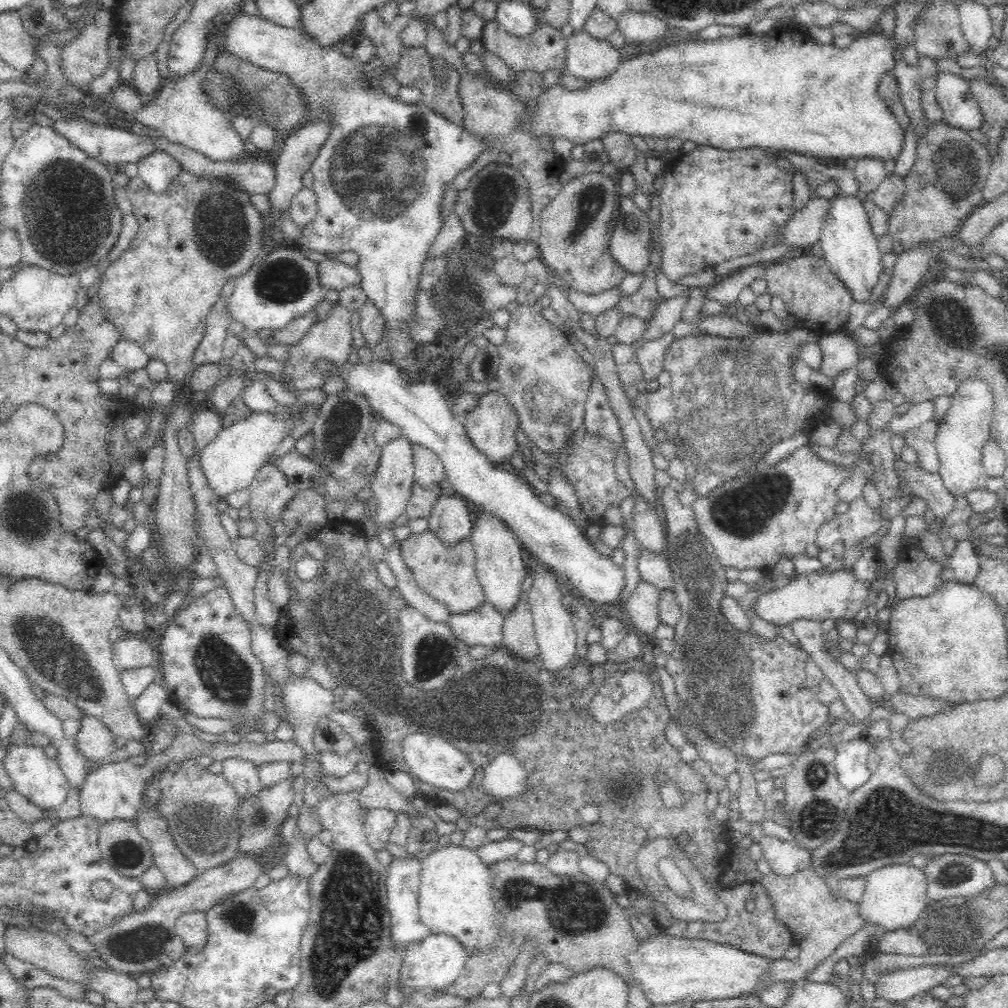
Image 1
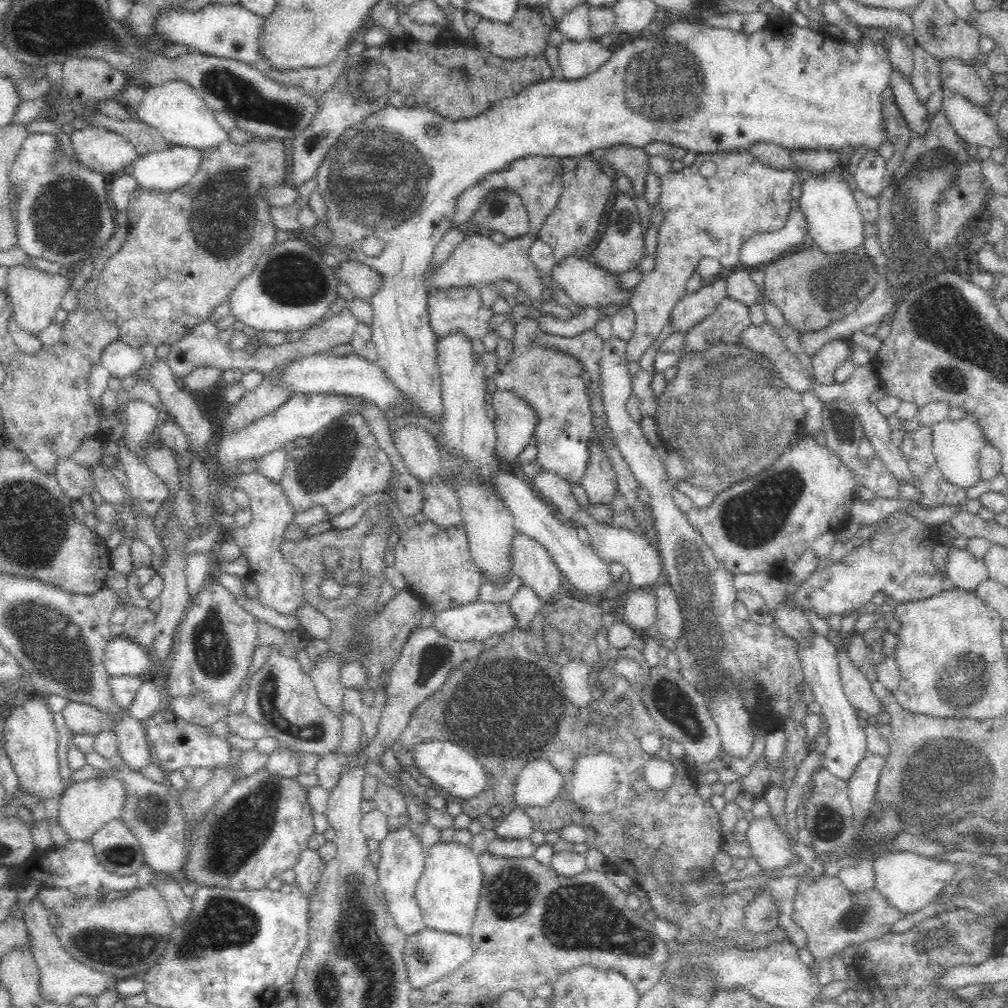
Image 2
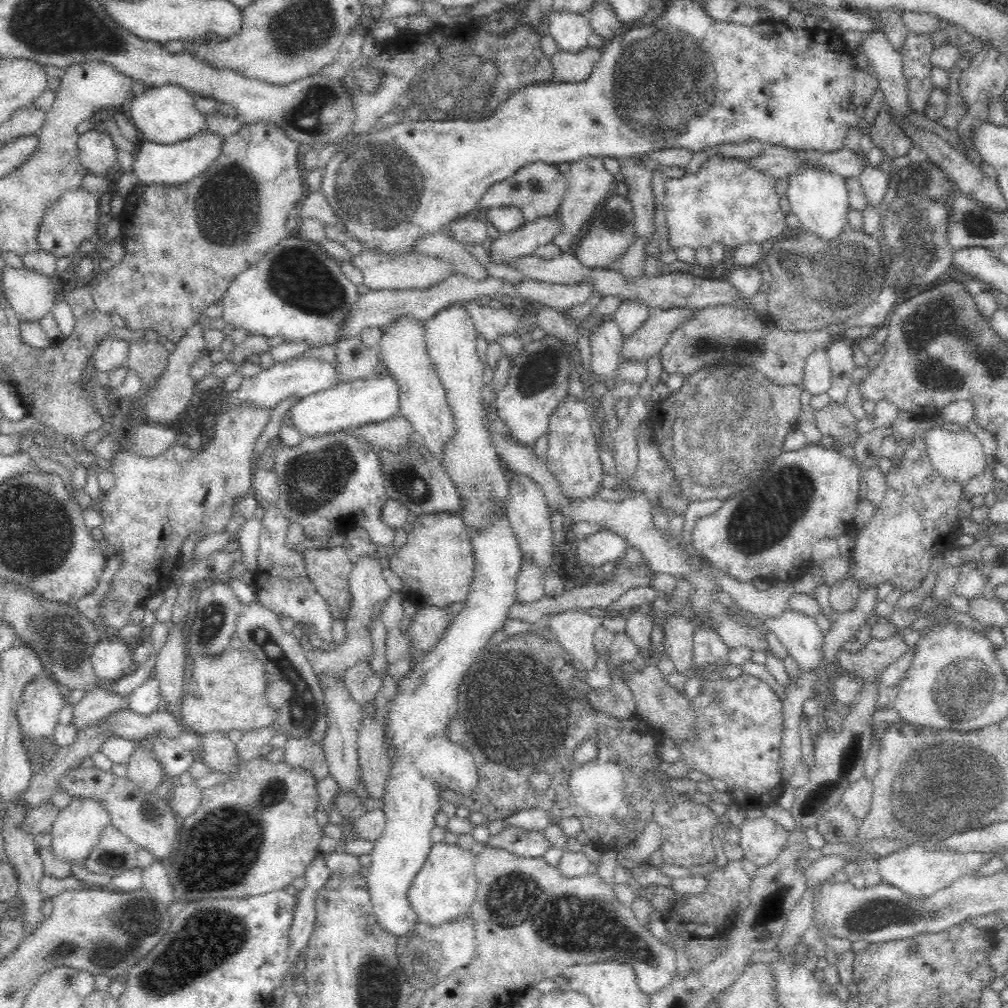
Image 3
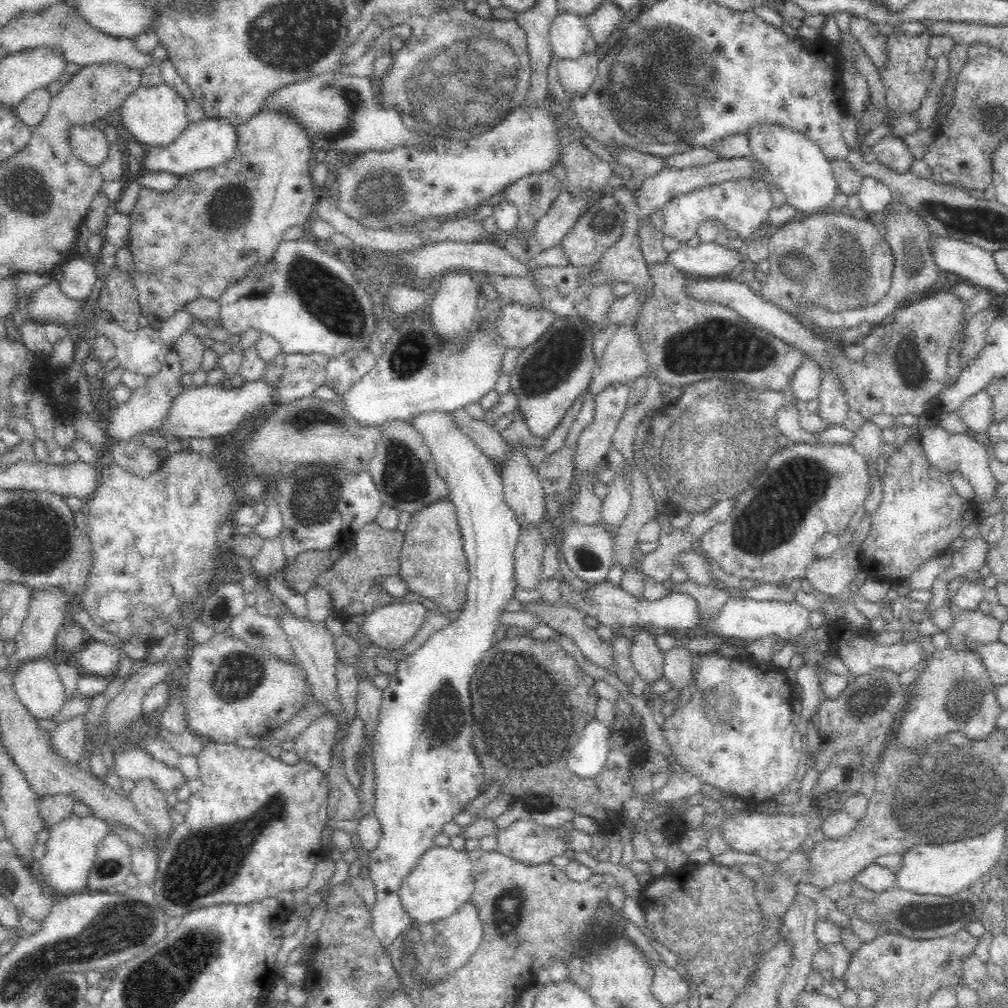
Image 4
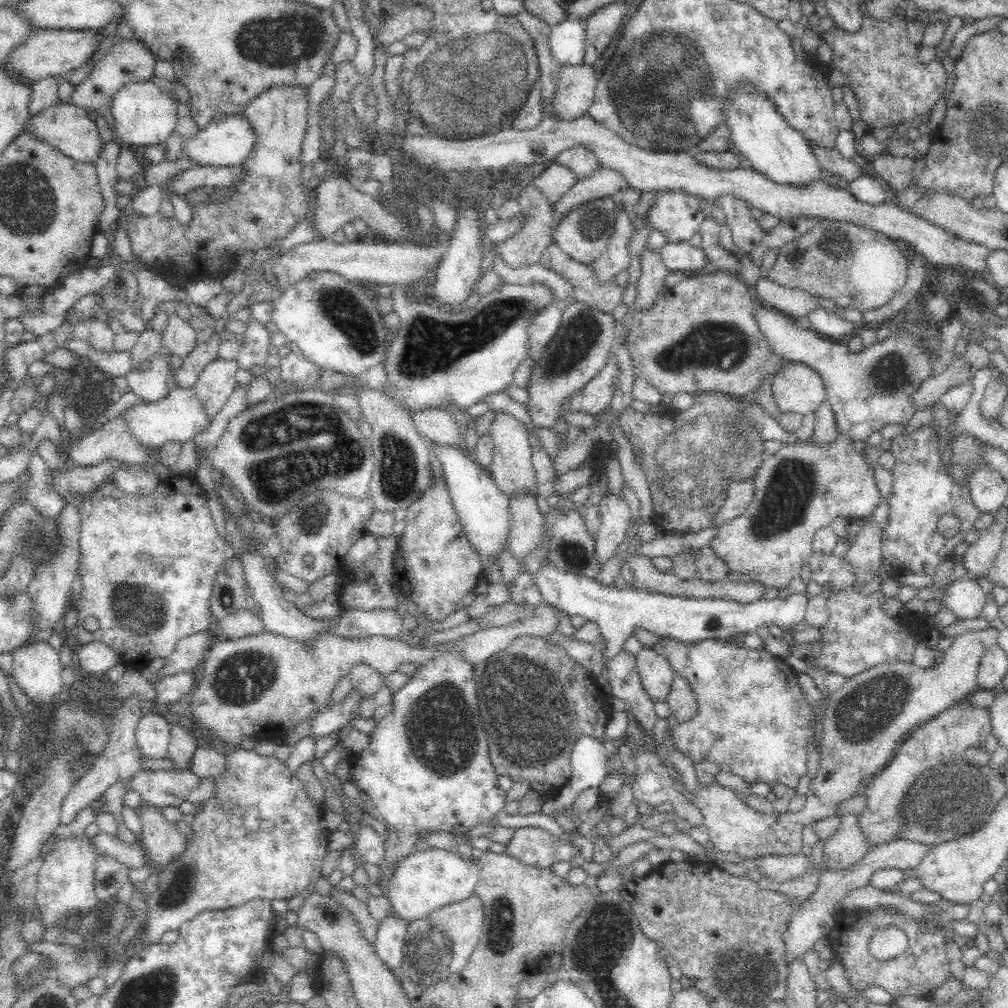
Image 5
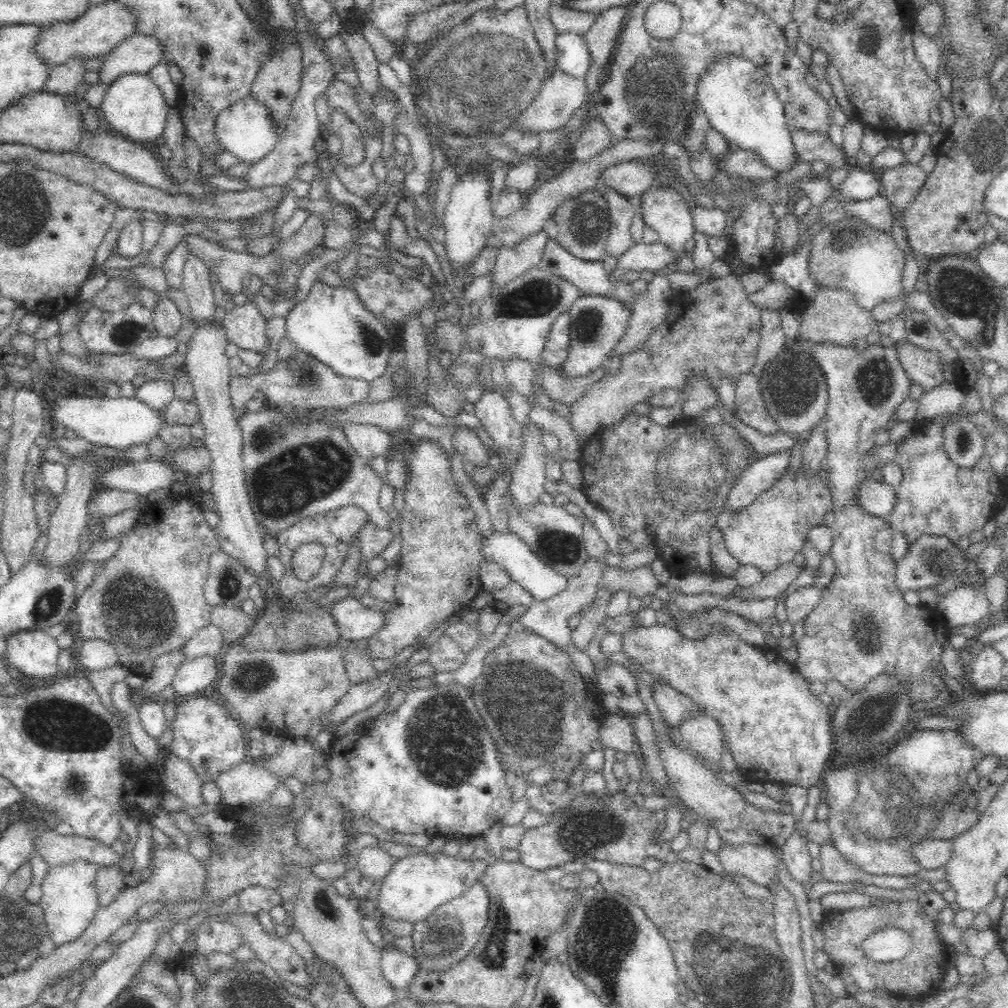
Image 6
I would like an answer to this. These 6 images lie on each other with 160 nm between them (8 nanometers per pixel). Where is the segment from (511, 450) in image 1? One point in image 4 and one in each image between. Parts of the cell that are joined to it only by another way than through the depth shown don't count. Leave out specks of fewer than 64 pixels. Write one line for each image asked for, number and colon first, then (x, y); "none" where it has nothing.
2: (515, 423)
3: (538, 382)
4: (549, 375)

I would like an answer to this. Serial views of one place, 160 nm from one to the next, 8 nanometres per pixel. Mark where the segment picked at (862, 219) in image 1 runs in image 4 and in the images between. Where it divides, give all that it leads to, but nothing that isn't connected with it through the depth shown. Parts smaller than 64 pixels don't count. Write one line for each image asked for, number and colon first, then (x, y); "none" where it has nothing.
2: (835, 224)
3: (819, 198)
4: (800, 169)

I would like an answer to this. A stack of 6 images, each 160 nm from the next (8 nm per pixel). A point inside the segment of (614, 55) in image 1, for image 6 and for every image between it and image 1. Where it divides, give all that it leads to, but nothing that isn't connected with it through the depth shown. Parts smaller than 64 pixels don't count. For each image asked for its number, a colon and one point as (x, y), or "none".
2: (576, 59)
3: (569, 67)
4: (575, 75)
5: (577, 83)
6: (562, 95)

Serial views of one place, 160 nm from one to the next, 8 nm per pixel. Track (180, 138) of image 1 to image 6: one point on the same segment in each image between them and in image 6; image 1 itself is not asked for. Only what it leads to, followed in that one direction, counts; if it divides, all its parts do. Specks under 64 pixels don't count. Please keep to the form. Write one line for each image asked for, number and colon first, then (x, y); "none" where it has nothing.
2: (183, 118)
3: (167, 114)
4: (155, 115)
5: (144, 115)
6: (135, 108)

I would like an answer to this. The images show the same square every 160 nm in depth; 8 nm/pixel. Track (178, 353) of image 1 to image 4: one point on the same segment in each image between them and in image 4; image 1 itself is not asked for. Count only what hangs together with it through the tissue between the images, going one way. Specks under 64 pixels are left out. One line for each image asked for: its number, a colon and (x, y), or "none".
2: (187, 249)
3: (184, 246)
4: (192, 242)

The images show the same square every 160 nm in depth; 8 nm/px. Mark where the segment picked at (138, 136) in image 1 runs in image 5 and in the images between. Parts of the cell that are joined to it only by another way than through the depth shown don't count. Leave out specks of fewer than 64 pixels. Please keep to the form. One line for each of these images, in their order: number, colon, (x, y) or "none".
2: (104, 151)
3: (96, 151)
4: (88, 143)
5: (70, 129)

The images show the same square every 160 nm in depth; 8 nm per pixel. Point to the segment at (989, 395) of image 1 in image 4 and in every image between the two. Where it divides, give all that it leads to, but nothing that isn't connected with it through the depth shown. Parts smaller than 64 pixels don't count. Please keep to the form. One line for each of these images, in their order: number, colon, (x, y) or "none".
2: (957, 444)
3: (956, 453)
4: (948, 453)

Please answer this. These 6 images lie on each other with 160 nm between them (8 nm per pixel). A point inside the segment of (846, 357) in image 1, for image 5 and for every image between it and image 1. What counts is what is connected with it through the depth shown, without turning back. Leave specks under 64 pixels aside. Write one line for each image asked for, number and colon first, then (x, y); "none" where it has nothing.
2: (835, 352)
3: (817, 375)
4: (806, 384)
5: (799, 389)

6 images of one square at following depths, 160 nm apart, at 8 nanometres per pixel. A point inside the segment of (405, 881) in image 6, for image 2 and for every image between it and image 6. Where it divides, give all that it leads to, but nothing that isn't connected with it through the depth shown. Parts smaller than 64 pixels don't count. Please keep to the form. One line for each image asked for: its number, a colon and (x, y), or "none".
2: (448, 893)
3: (443, 892)
4: (443, 881)
5: (429, 880)

